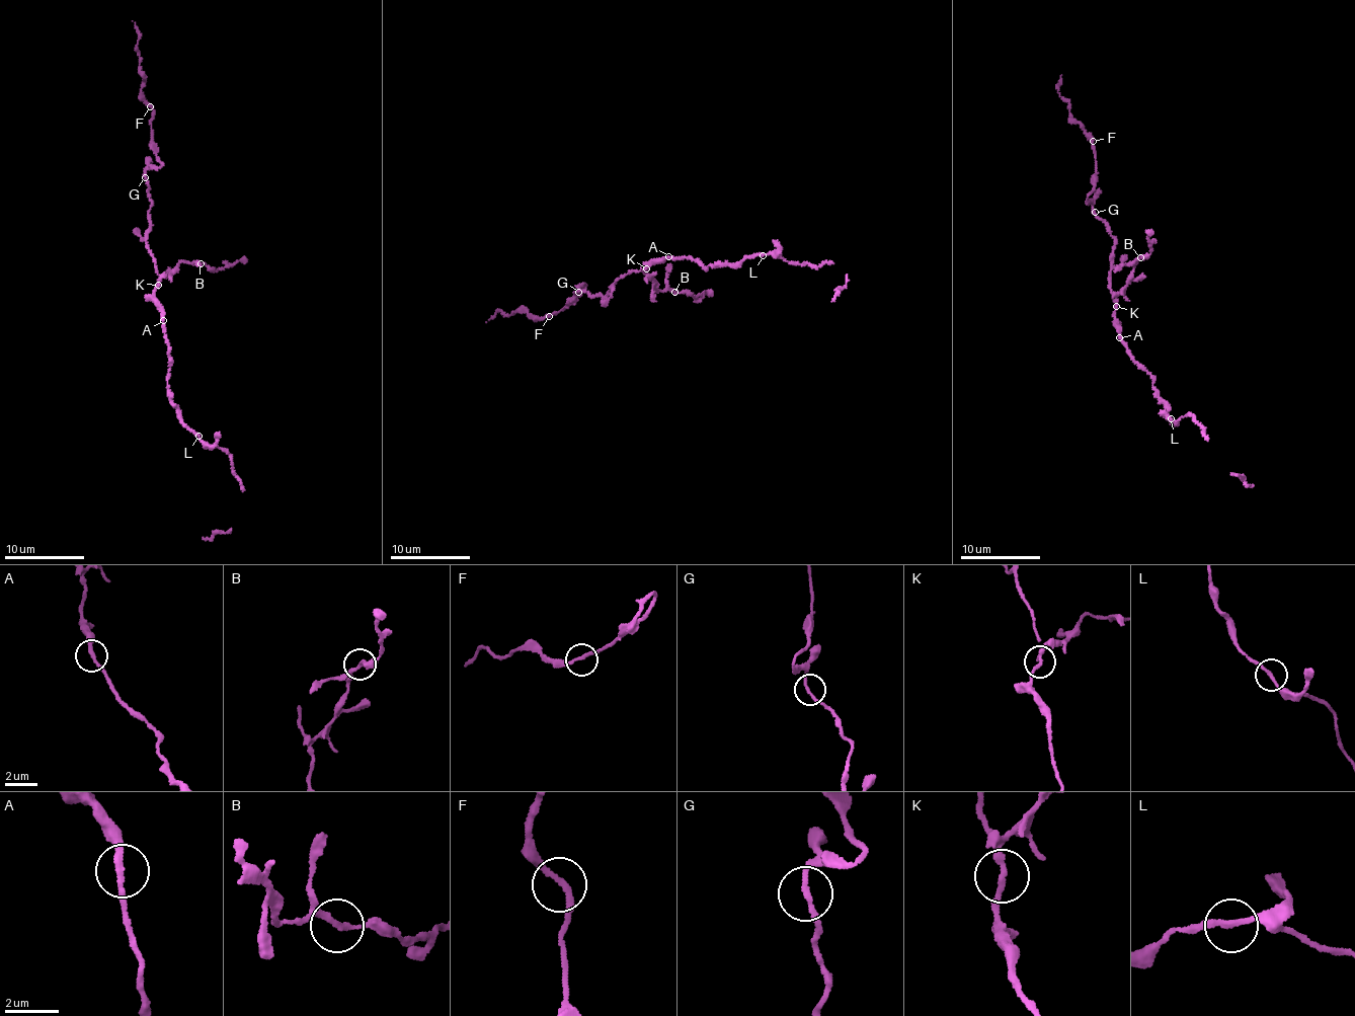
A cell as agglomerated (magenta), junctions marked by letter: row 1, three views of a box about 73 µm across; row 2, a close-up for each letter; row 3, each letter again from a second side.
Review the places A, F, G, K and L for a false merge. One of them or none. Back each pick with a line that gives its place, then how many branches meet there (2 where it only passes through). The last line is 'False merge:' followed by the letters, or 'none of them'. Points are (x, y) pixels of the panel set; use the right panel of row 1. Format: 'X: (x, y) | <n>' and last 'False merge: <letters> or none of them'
K: (1116, 306) | 2
False merge: K

